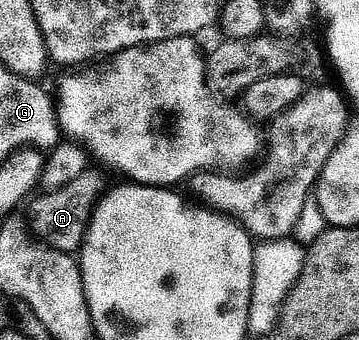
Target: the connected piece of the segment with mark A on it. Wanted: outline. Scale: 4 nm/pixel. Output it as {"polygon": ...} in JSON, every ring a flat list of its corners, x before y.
{"polygon":[[95,171,84,173,74,179,74,183,66,183,66,187,61,189,41,192,41,197,28,209,28,225,33,233,31,236,58,253,79,254,84,236,88,234,88,224,92,222,92,215,105,192,104,181]]}

